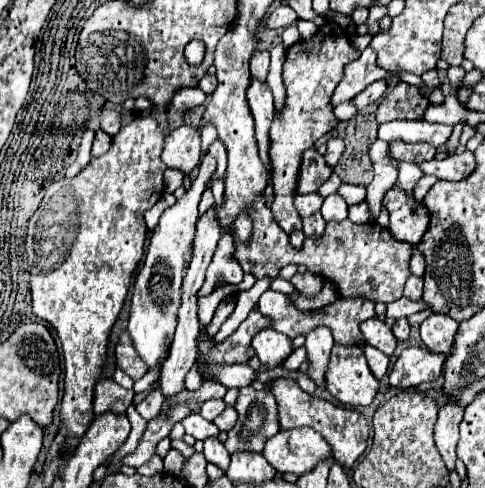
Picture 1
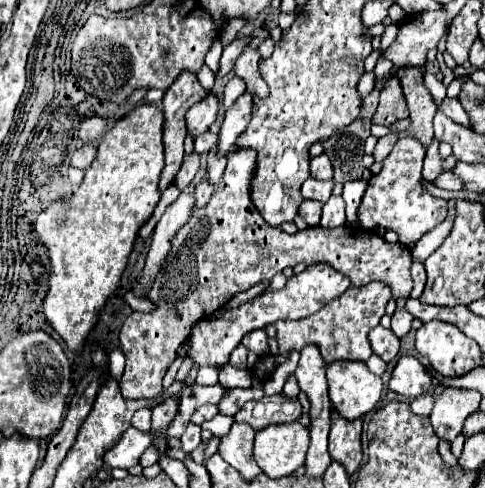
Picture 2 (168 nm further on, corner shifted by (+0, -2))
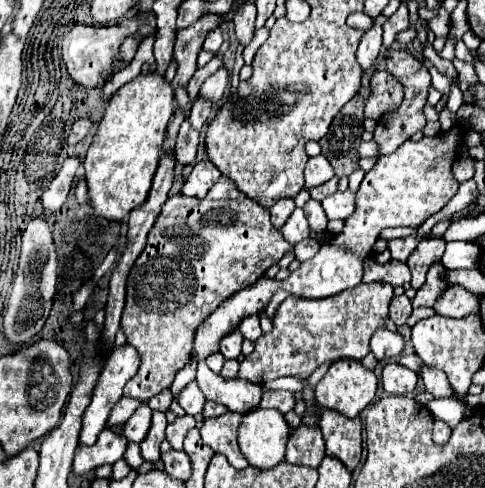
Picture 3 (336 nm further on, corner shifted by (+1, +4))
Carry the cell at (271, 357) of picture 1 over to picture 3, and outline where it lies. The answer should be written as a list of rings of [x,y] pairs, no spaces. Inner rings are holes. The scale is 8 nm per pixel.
[[[252,314],[252,316],[246,316],[242,322],[240,322],[240,332],[242,332],[242,336],[244,338],[248,338],[248,340],[256,340],[256,338],[260,338],[262,336],[262,330],[260,330],[260,322],[258,322],[258,316],[256,314]]]

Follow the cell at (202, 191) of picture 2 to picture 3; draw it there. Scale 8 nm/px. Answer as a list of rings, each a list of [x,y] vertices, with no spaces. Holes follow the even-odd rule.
[[[196,162],[190,176],[184,180],[180,194],[204,198],[208,194],[208,190],[220,180],[220,176],[222,176],[220,170],[212,162]]]

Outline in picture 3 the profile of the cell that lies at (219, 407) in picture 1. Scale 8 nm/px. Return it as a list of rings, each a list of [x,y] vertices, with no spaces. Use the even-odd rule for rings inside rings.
[[[196,380],[194,382],[190,382],[180,394],[178,394],[178,404],[184,408],[184,412],[186,414],[190,414],[190,416],[196,416],[196,414],[200,414],[202,412],[202,408],[204,408],[204,394],[200,392],[200,388],[198,388],[198,384],[196,384]]]

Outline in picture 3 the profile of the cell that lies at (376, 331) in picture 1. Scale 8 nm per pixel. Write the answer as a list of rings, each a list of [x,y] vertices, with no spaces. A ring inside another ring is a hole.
[[[380,328],[370,340],[370,348],[372,348],[372,354],[376,356],[376,360],[390,360],[396,354],[400,354],[400,350],[404,348],[404,338],[398,332]]]

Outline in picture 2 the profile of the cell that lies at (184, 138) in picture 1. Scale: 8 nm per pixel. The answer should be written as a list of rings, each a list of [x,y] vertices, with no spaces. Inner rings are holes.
[[[209,94],[207,98],[205,98],[205,102],[199,102],[197,106],[191,106],[191,110],[187,112],[187,132],[193,136],[193,138],[197,138],[197,136],[201,136],[203,132],[207,132],[209,130],[209,126],[215,122],[215,118],[217,118],[217,110],[219,110],[219,106],[217,106],[217,96],[213,96],[213,94]]]

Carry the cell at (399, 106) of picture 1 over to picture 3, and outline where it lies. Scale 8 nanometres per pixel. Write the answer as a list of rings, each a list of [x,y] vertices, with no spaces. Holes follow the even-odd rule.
[[[376,70],[370,80],[370,96],[366,100],[364,116],[380,120],[380,116],[384,116],[386,112],[394,112],[400,106],[400,100],[402,100],[400,82],[386,70],[384,72]]]

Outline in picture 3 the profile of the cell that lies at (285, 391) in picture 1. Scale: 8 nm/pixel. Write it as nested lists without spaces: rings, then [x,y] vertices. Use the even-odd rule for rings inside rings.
[[[322,410],[320,430],[326,442],[326,456],[338,458],[348,470],[354,470],[362,454],[360,418],[346,418],[338,412]]]

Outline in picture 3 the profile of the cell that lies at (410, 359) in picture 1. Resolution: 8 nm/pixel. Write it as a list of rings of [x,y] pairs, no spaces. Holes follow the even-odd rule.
[[[386,364],[382,370],[382,388],[388,394],[408,394],[416,388],[418,374],[400,364]]]

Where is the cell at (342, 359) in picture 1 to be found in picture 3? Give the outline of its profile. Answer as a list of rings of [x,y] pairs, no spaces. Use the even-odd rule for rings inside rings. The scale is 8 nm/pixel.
[[[338,360],[318,382],[314,394],[320,408],[356,418],[372,402],[376,388],[378,380],[372,370],[356,360]]]

